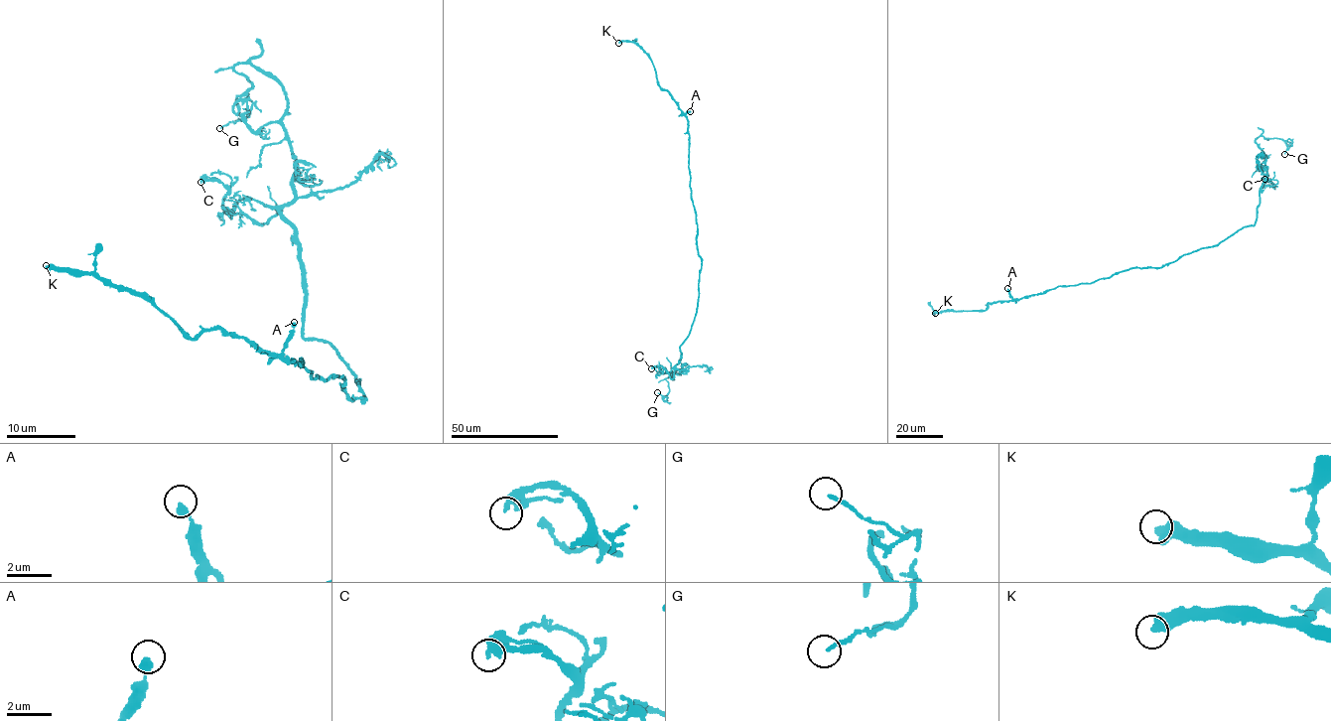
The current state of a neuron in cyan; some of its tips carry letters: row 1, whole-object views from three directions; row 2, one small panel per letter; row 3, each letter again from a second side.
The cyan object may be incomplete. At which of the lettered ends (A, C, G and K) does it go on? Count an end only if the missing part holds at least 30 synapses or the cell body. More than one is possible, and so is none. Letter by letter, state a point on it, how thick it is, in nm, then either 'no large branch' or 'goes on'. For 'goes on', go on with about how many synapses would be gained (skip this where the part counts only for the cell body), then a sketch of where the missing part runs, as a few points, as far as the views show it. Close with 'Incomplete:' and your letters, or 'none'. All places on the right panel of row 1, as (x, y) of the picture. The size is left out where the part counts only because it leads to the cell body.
A: at (1007, 288); 360 nm thick; no large branch
C: at (1264, 179); 260 nm thick; no large branch
G: at (1284, 154); 150 nm thick; no large branch
K: at (935, 313); 550 nm thick; goes on; about 450 synapses; missing branch runs (935, 313), (943, 320), (938, 312), (960, 286), (969, 299), (981, 295), (975, 279), (964, 274)
Incomplete: K

